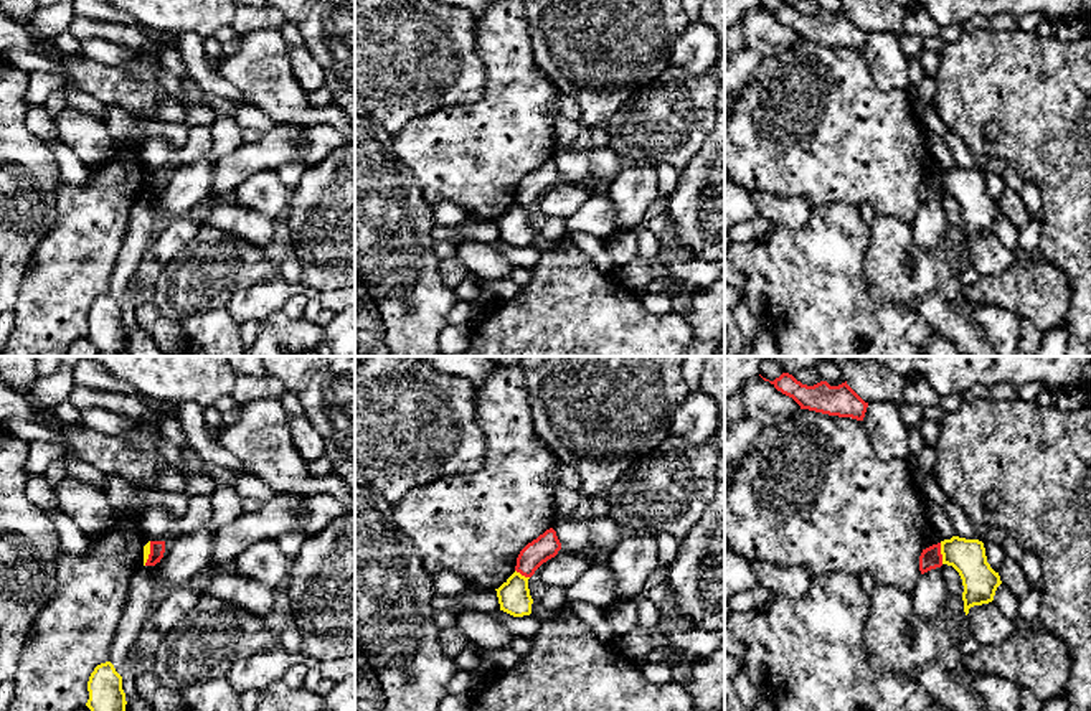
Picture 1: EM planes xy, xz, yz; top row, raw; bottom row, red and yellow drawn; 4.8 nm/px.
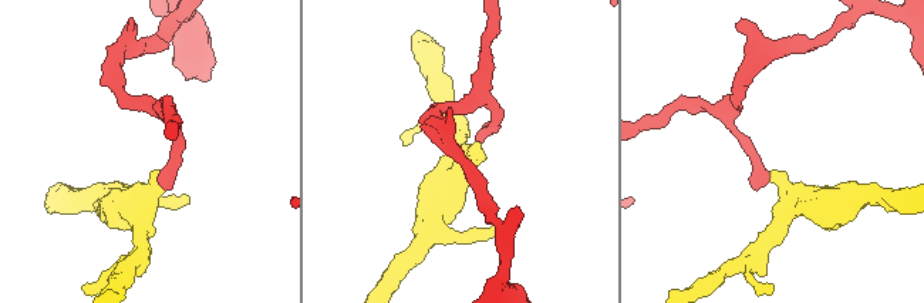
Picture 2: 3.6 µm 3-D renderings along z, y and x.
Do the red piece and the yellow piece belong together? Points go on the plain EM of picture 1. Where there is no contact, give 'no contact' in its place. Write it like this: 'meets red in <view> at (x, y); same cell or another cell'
meets red in yz at (939, 183); another cell

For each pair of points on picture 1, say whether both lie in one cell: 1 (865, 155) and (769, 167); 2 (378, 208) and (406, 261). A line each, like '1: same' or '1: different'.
1: same
2: same

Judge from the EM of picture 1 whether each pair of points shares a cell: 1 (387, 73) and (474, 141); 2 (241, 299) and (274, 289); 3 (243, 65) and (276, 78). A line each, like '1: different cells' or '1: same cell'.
1: different cells
2: same cell
3: same cell

